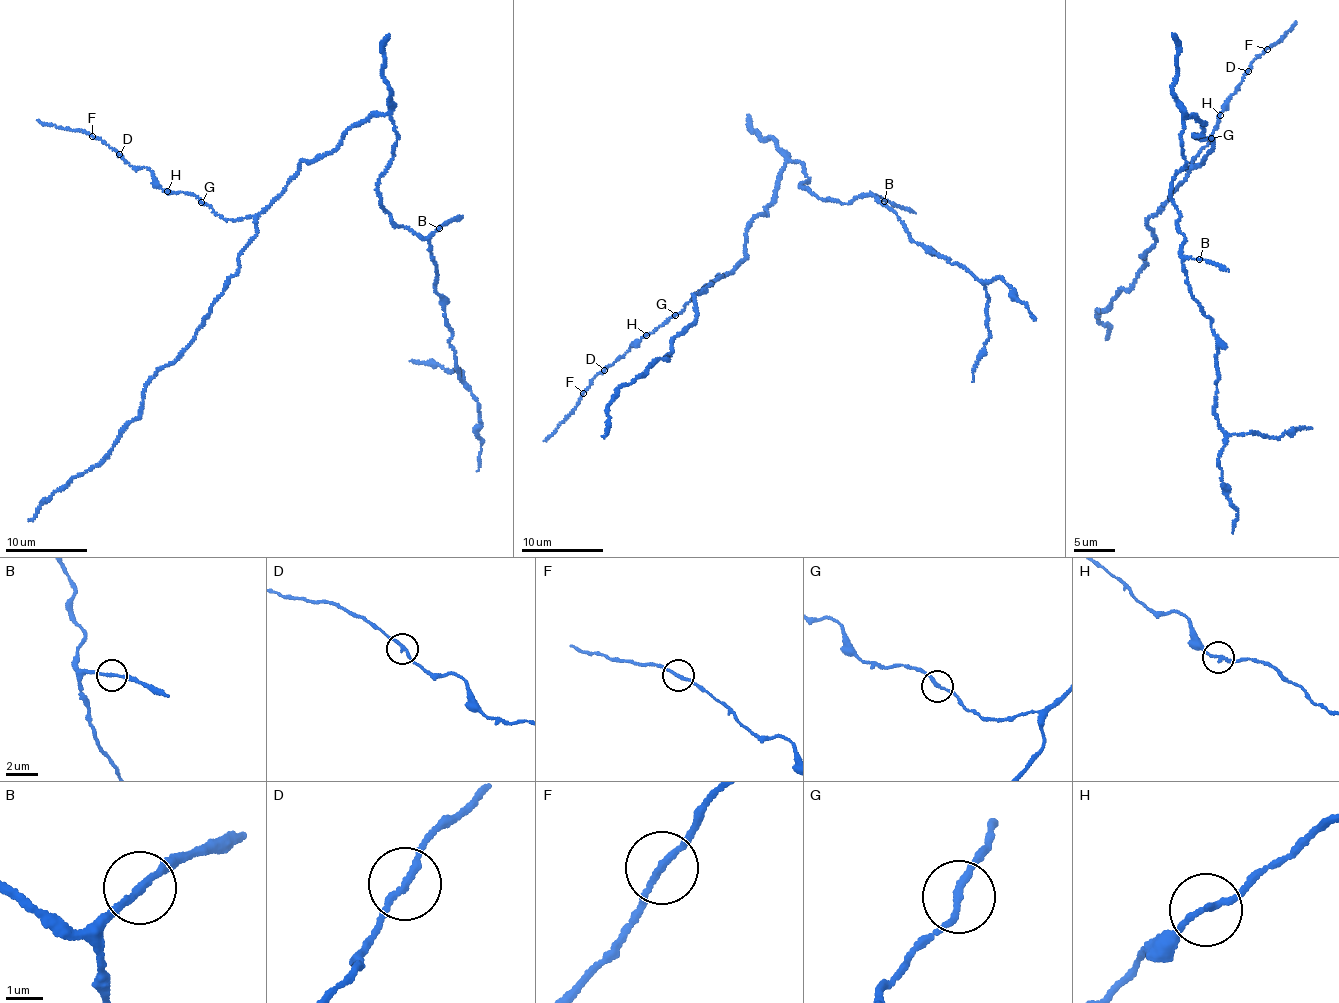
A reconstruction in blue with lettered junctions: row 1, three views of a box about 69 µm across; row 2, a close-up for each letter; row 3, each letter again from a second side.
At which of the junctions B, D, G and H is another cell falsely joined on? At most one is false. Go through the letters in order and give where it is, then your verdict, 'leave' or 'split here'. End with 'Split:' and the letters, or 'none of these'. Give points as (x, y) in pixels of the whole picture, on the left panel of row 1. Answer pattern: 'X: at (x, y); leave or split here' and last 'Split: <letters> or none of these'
B: at (439, 228); leave
D: at (119, 154); leave
G: at (201, 202); leave
H: at (167, 191); leave
Split: none of these

